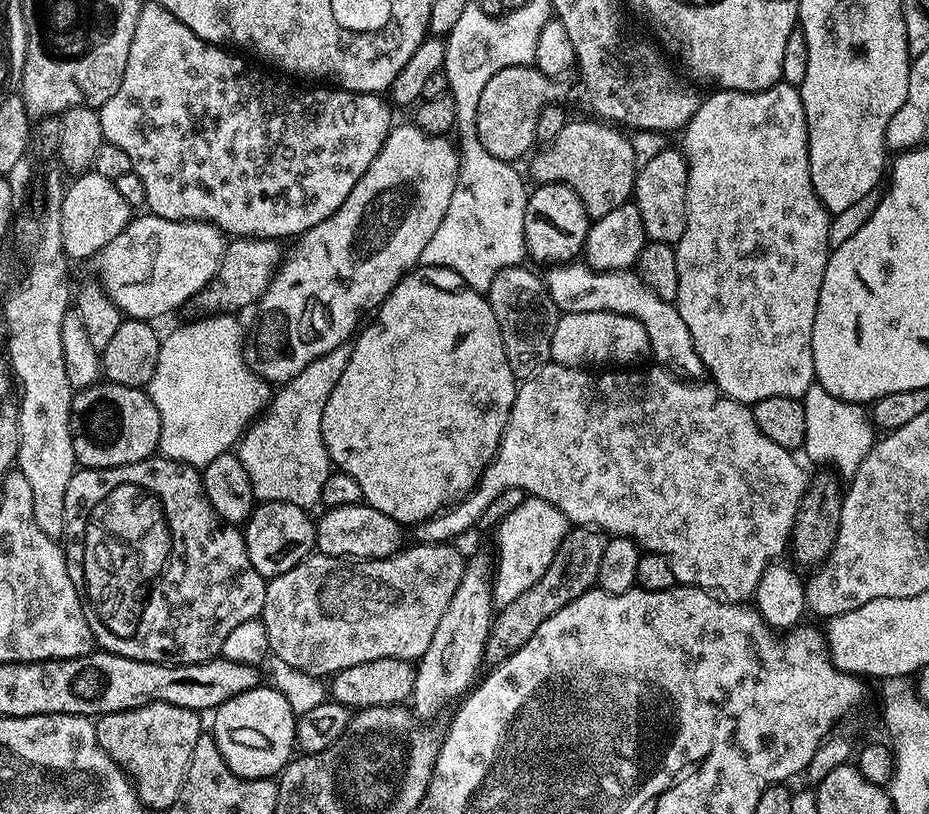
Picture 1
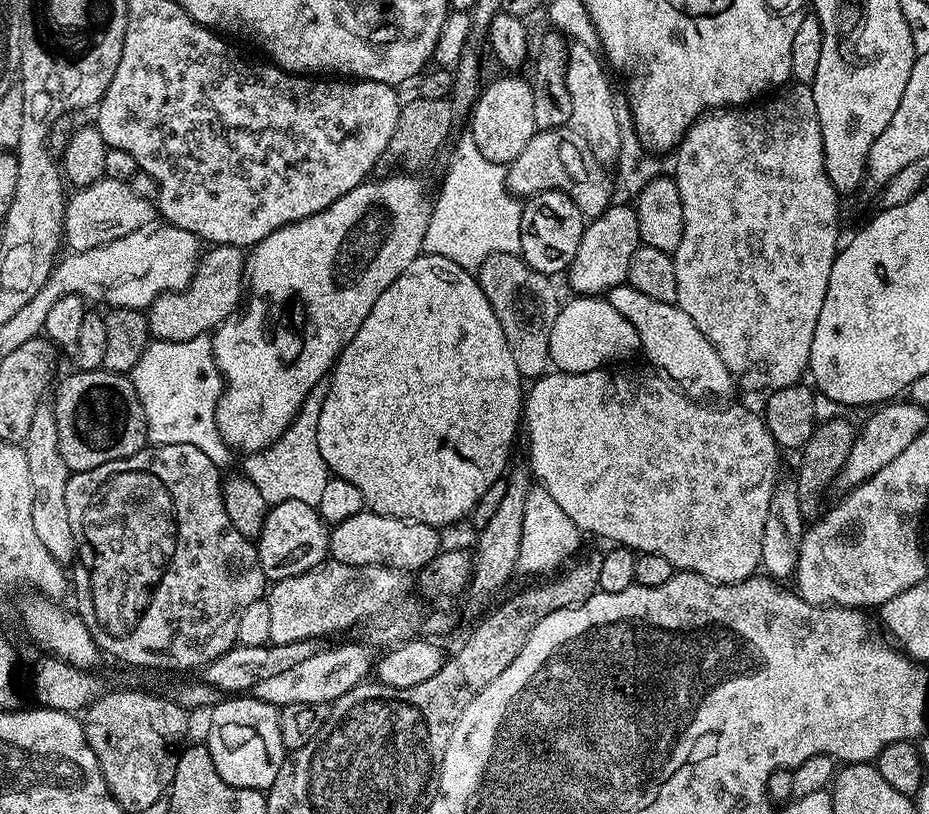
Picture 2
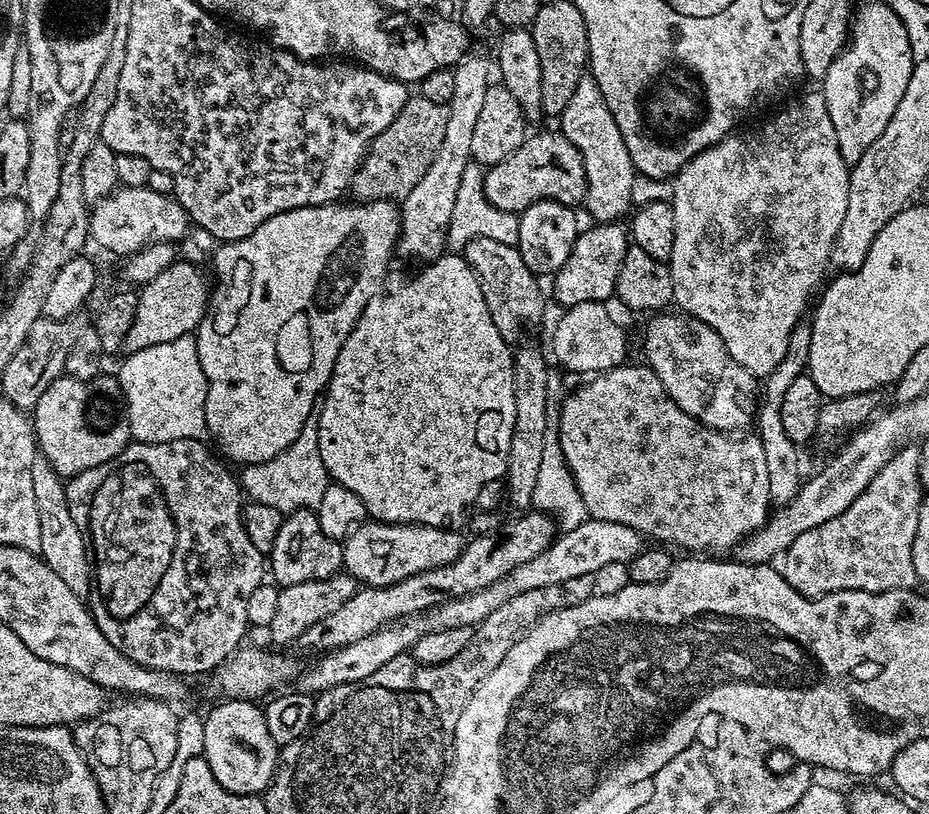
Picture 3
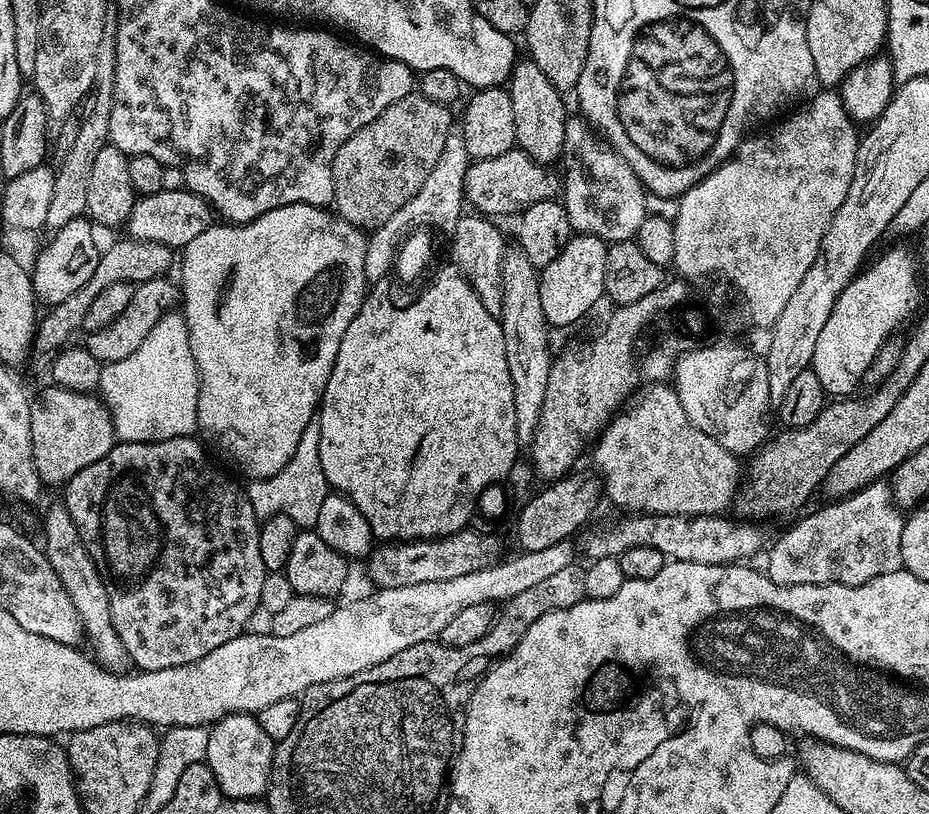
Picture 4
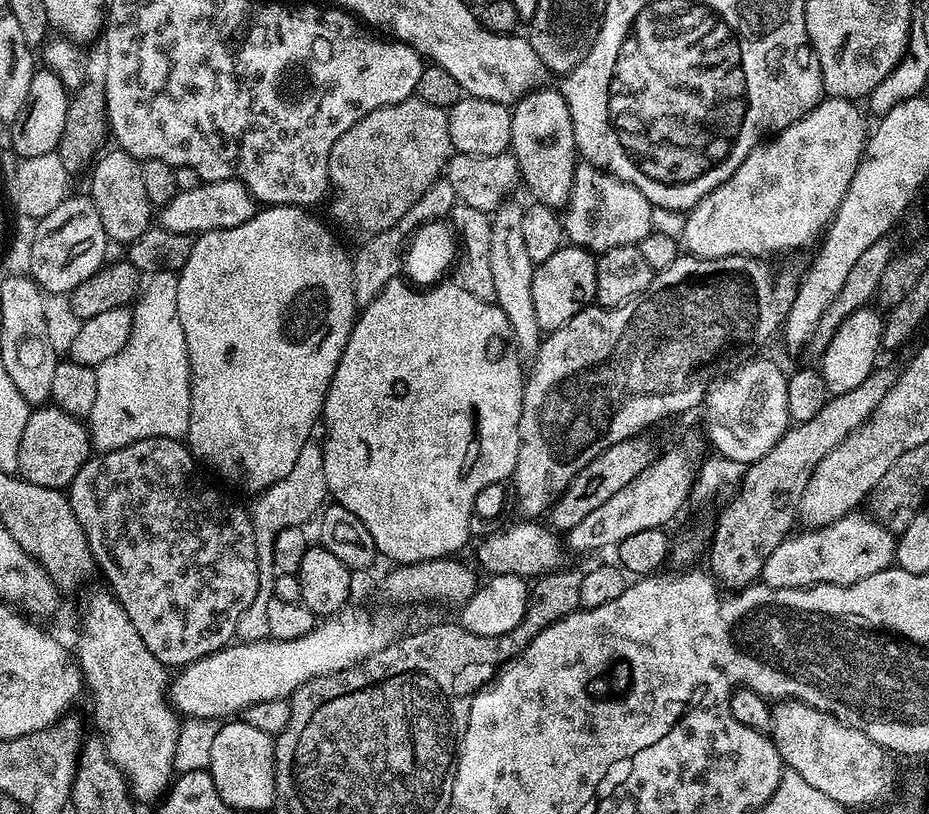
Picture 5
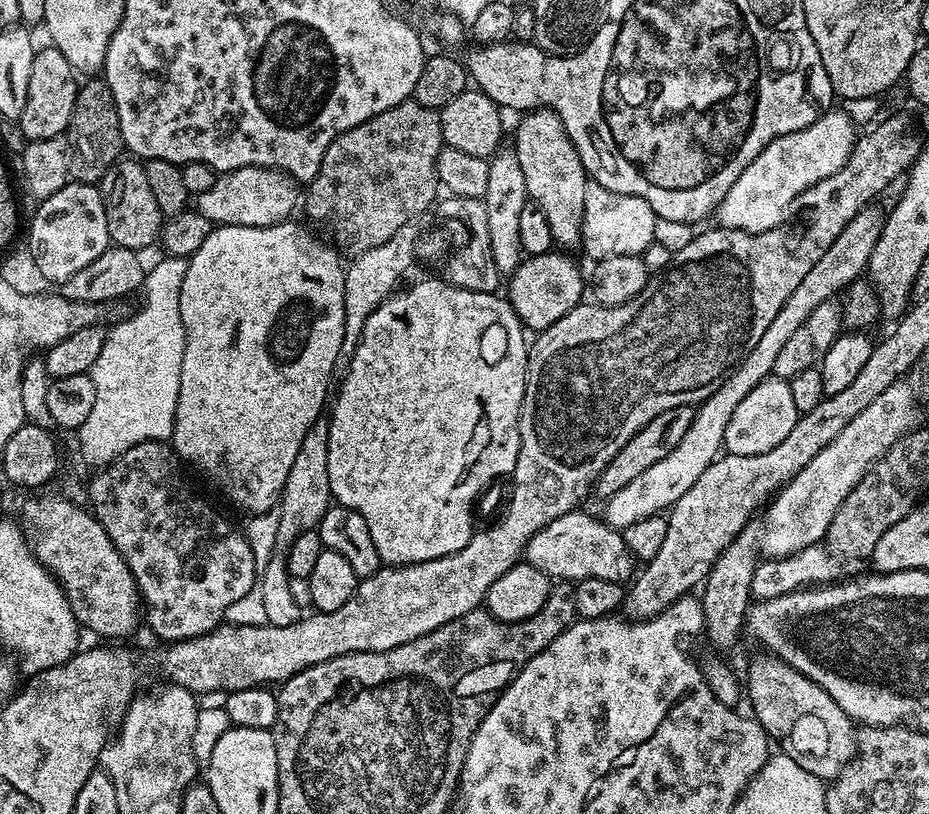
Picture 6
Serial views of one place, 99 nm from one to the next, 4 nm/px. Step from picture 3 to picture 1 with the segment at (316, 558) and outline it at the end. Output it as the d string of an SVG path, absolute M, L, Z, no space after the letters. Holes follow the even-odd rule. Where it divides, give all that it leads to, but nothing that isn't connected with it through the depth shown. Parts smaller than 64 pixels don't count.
M266 500L257 503L252 509L248 523L243 525L246 554L250 554L250 563L254 570L262 574L265 581L274 579L278 574L286 574L286 570L294 570L298 562L313 555L316 546L316 525L313 517L305 509L294 506L290 502L274 502Z

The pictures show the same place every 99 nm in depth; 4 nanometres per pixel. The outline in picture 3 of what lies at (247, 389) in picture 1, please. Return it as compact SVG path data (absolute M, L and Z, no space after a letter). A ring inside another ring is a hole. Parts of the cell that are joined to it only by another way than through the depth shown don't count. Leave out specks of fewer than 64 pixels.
M195 335L179 336L146 350L127 353L120 364L118 379L120 391L124 393L123 407L128 413L128 425L132 440L141 444L174 442L175 440L204 440L208 436L206 426L206 394L208 379L198 362Z

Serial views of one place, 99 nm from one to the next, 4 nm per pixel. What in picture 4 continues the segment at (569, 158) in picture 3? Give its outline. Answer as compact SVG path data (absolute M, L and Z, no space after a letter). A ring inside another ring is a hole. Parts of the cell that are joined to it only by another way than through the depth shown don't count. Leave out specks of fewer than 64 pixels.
M519 147L511 148L506 154L498 154L498 158L482 158L472 160L466 170L464 182L464 199L472 204L477 213L488 218L496 216L512 216L524 212L534 202L551 200L557 195L558 180L551 176L549 169L537 164Z

